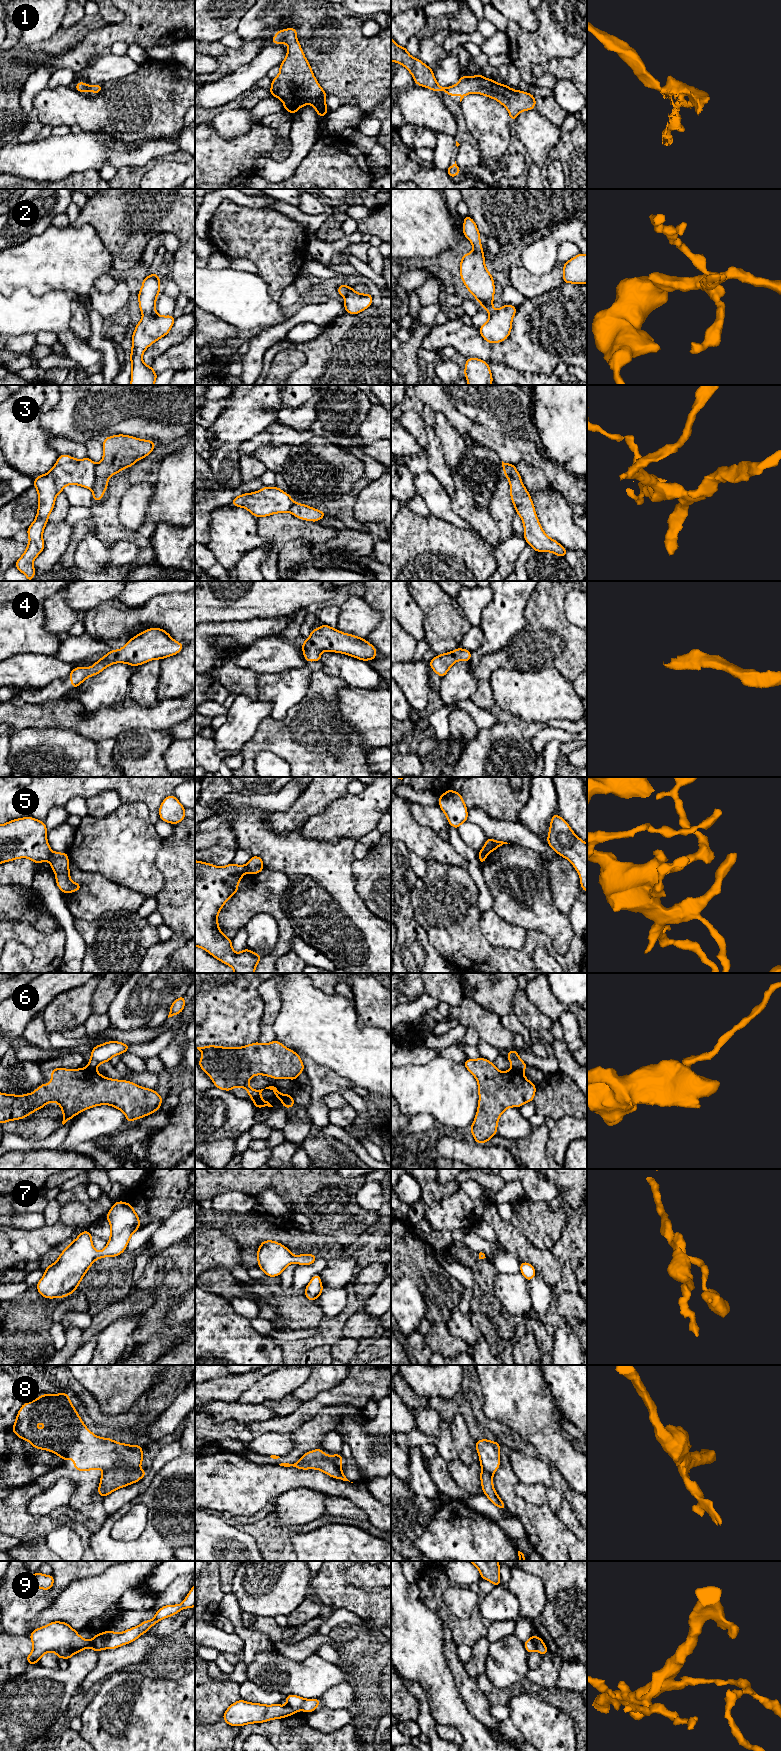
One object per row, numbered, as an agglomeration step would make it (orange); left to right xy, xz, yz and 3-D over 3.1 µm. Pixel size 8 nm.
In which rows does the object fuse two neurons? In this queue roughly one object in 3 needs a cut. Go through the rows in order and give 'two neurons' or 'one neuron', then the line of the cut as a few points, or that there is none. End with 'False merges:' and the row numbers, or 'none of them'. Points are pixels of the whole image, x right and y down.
1: one neuron; no cut
2: one neuron; no cut
3: two neurons; cut in xy along (96, 464), (95, 482), (91, 488)
4: one neuron; no cut
5: two neurons; cut in xy along (52, 852), (48, 859)
6: two neurons; cut in yz along (513, 1067), (522, 1072)
7: one neuron; no cut
8: two neurons; cut in xz along (299, 1460), (332, 1460), (340, 1467)
9: two neurons; cut in yz along (538, 1637), (536, 1650)
False merges: 3, 5, 6, 8, 9

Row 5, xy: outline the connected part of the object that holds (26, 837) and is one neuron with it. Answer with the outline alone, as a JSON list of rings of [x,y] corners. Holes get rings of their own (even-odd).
[[[33,817],[13,819],[0,825],[0,864],[29,858],[36,865],[48,861],[52,850],[44,821]]]

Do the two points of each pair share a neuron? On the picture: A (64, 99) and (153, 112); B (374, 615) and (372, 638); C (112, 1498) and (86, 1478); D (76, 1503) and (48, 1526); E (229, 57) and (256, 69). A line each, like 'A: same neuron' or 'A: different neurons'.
A: same neuron
B: different neurons
C: different neurons
D: different neurons
E: different neurons

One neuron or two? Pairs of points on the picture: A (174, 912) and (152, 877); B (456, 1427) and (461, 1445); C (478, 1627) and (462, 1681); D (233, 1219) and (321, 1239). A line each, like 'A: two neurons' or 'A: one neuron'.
A: two neurons
B: one neuron
C: two neurons
D: one neuron

